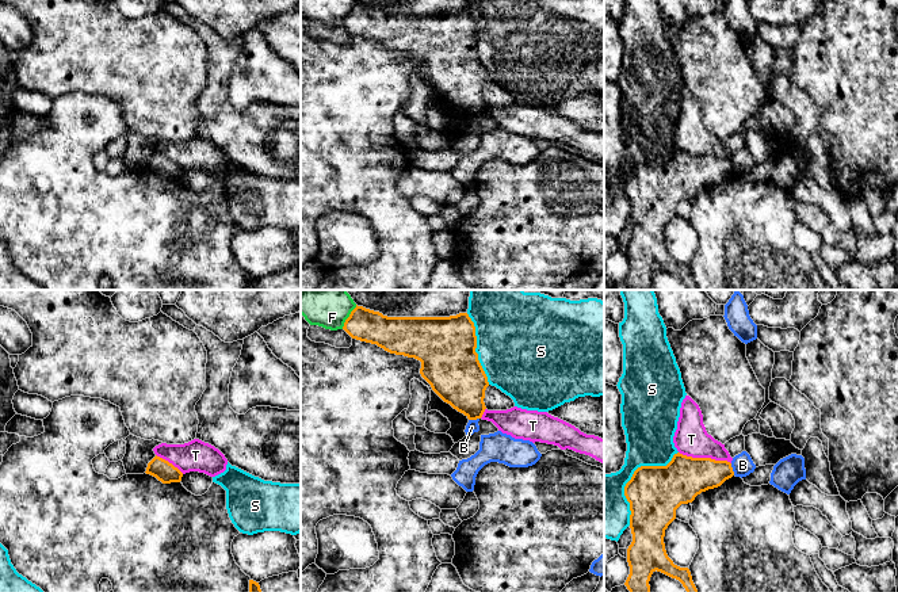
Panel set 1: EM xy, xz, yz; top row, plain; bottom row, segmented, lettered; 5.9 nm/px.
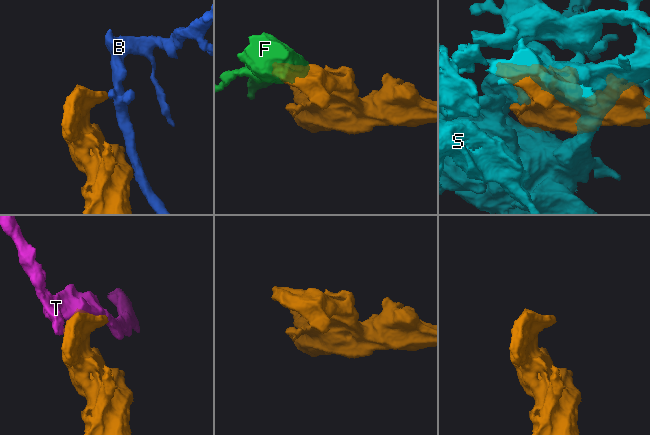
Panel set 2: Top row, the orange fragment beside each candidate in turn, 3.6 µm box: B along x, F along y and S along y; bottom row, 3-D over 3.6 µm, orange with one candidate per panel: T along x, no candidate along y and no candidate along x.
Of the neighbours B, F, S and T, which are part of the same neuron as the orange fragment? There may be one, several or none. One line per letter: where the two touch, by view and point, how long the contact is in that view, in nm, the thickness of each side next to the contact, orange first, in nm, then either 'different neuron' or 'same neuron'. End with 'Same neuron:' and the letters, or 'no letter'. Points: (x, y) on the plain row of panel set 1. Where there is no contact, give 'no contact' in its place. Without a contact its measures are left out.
B: yz (732, 165) | 80 nm | 220/130 nm | different neuron
F: xz (348, 14) | 170 nm | 190/160 nm | different neuron
S: yz (633, 172) | 550 nm | 320/280 nm | different neuron
T: yz (704, 155) | 320 nm | 260/200 nm | different neuron
Same neuron: no letter

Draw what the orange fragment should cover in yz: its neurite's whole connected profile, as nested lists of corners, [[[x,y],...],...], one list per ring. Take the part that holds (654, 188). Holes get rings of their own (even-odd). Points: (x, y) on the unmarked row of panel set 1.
[[[675,150],[666,163],[641,163],[624,183],[624,192],[630,199],[630,225],[633,238],[627,245],[630,271],[624,279],[630,290],[650,290],[650,274],[657,267],[679,276],[687,290],[698,290],[688,264],[680,264],[668,253],[664,240],[665,226],[676,215],[676,206],[688,200],[698,191],[721,183],[734,172],[731,160],[711,154],[692,154]]]

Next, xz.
[[[356,1],[343,26],[352,35],[420,57],[421,73],[444,99],[469,117],[482,114],[489,79],[475,49],[475,23],[467,9],[387,14]]]

